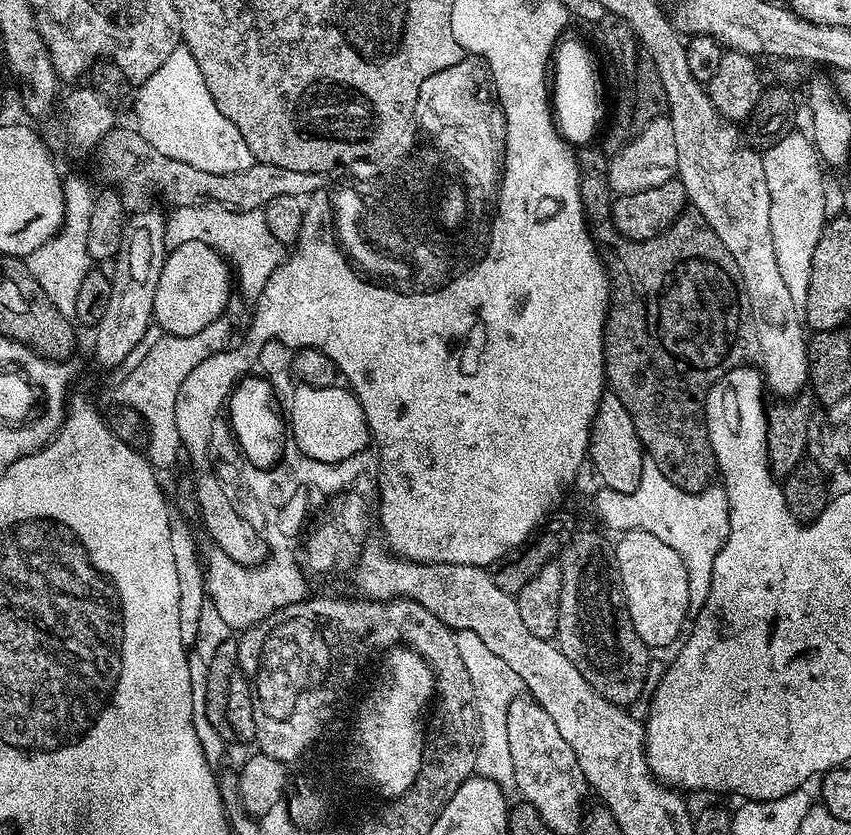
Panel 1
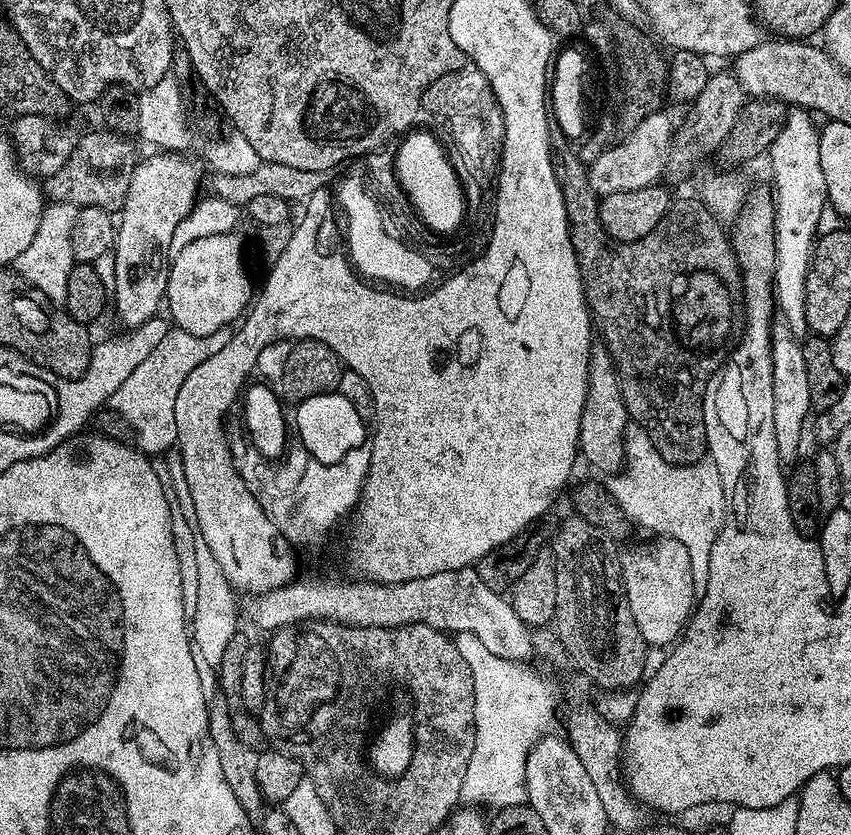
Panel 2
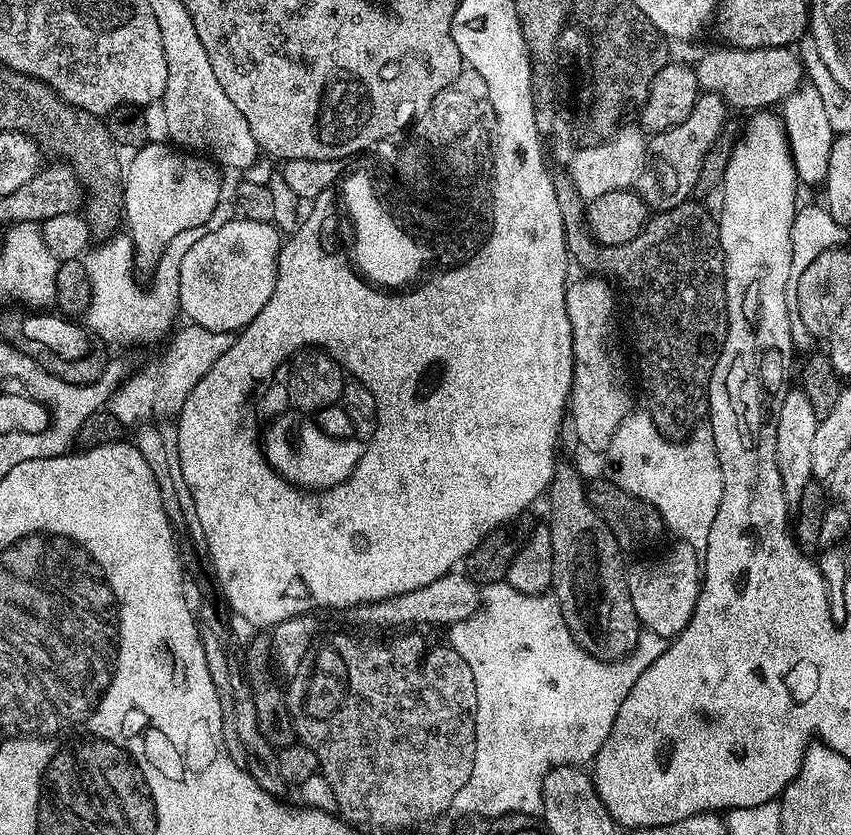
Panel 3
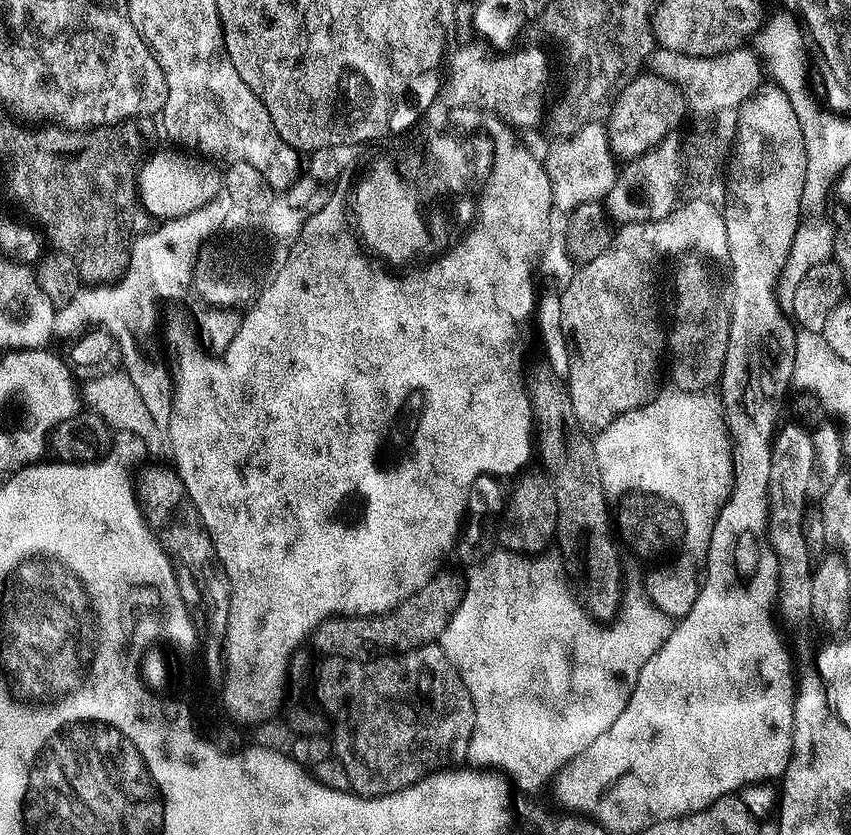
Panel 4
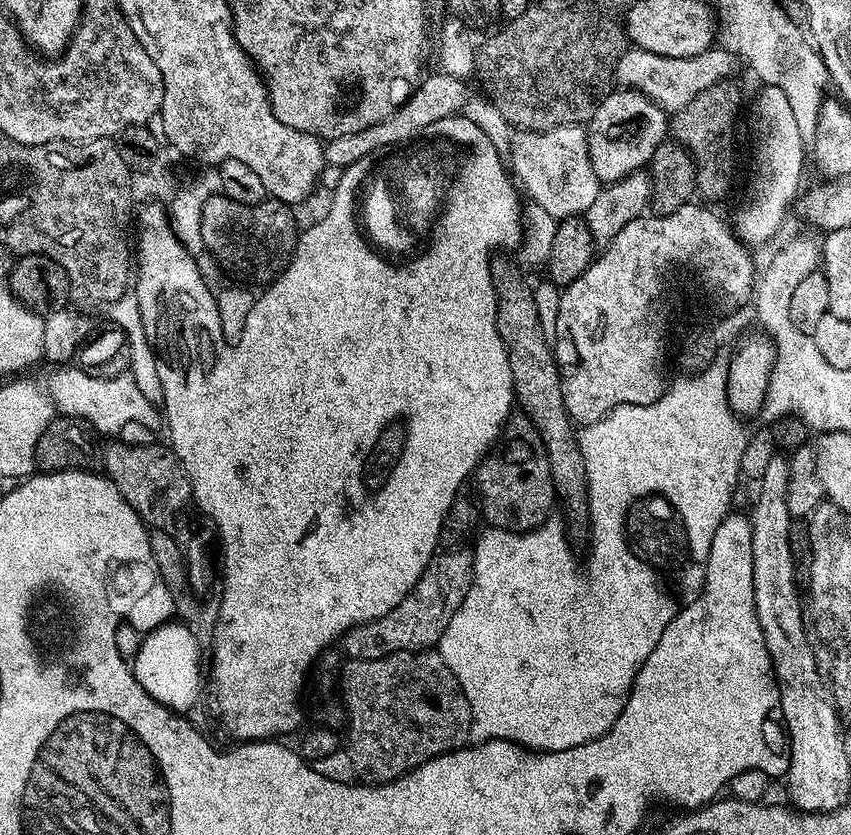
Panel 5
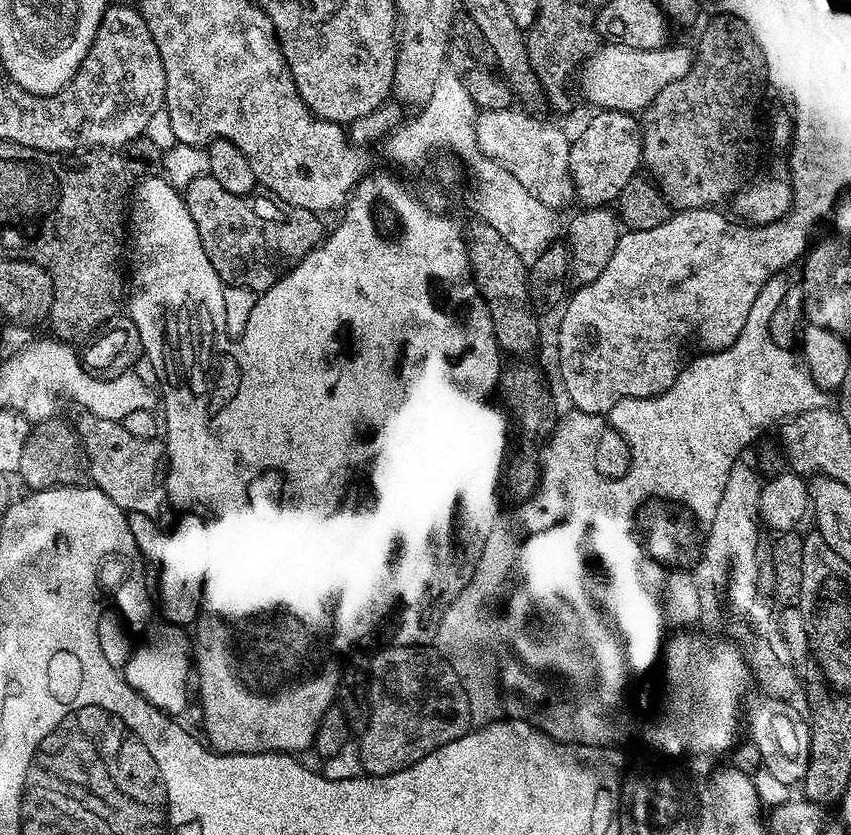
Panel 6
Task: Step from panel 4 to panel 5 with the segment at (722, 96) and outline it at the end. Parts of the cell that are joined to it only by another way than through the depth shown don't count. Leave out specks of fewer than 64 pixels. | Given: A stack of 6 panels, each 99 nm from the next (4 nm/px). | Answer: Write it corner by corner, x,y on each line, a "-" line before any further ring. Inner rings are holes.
632,46
620,55
614,80
617,85
625,89
632,89
648,96
666,113
674,114
710,86
727,81
731,77
728,75
732,72
732,60
734,60
733,53
717,46
710,47
702,54
690,58
666,58

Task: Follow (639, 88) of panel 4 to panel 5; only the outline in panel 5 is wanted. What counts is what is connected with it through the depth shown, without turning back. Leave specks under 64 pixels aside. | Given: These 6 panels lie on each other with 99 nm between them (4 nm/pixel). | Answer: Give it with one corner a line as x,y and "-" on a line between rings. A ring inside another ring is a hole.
625,88
609,91
586,126
588,153
596,177
602,184
609,184
641,171
649,165
657,146
665,141
669,130
667,113
648,96

